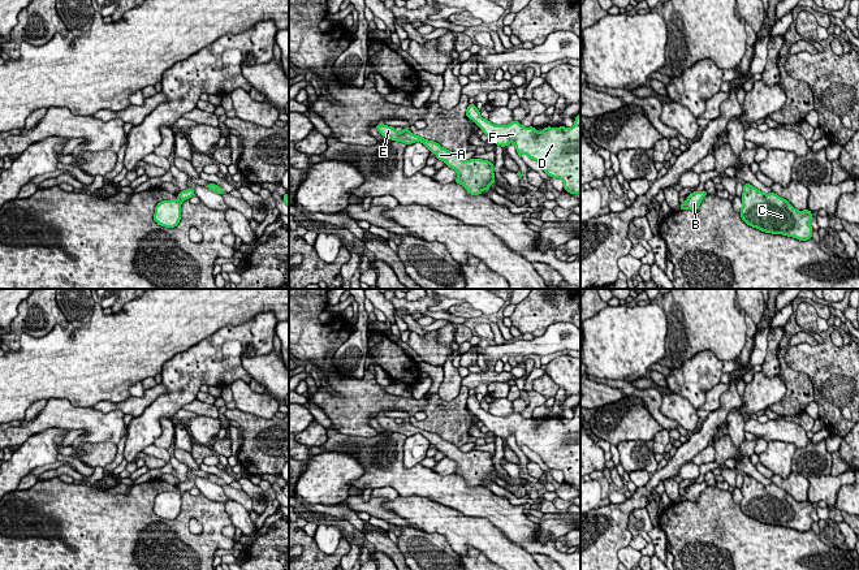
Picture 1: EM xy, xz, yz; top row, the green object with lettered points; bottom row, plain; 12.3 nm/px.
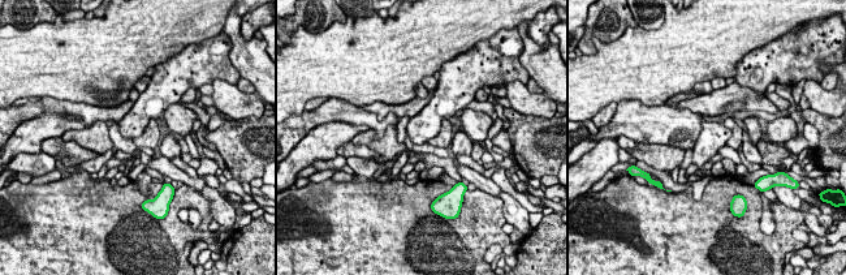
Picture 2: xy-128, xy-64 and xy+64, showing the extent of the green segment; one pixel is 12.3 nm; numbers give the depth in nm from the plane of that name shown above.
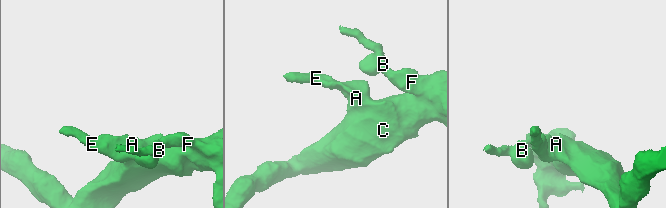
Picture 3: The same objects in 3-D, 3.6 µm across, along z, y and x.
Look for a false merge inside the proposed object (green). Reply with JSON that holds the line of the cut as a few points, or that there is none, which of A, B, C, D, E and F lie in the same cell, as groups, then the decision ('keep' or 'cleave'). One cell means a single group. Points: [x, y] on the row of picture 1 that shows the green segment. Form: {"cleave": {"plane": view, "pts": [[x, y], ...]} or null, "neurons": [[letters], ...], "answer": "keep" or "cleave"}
{"cleave": null, "neurons": [["A", "B", "C", "D", "E", "F"]], "answer": "keep"}

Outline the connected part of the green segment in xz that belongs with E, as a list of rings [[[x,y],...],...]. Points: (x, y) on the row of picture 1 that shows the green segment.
[[[383,122],[375,126],[384,137],[396,142],[402,142],[406,146],[420,142],[430,152],[433,152],[437,160],[441,160],[449,168],[457,172],[456,183],[462,185],[470,195],[482,195],[483,190],[489,190],[489,185],[495,183],[493,164],[483,159],[462,160],[454,152],[441,147],[437,142],[424,139],[413,134],[409,128],[397,131],[394,128],[384,125]]]

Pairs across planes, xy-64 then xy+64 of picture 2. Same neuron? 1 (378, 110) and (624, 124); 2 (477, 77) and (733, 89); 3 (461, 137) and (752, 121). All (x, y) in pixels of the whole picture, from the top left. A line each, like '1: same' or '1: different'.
1: different
2: different
3: same

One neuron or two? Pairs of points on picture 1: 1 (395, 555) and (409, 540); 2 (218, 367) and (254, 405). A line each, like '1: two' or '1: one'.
1: two
2: two

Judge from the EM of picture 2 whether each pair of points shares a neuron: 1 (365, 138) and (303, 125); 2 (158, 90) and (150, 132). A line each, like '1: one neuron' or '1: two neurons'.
1: two neurons
2: two neurons

